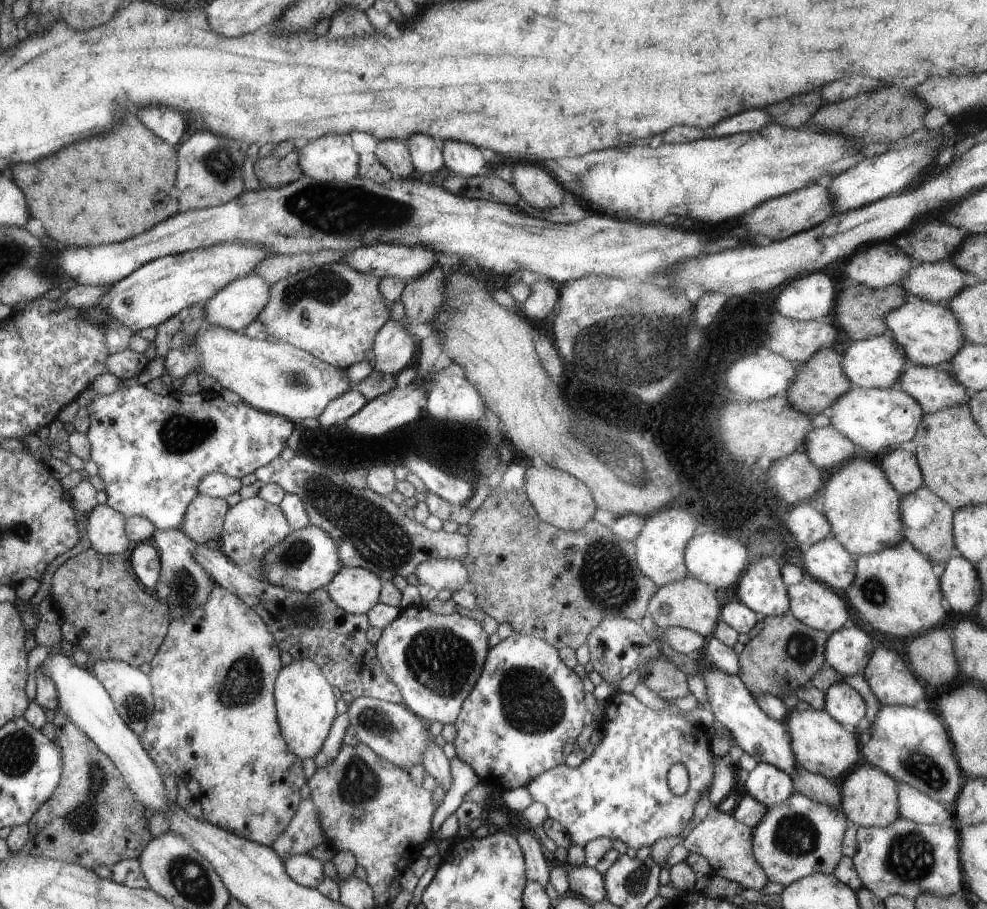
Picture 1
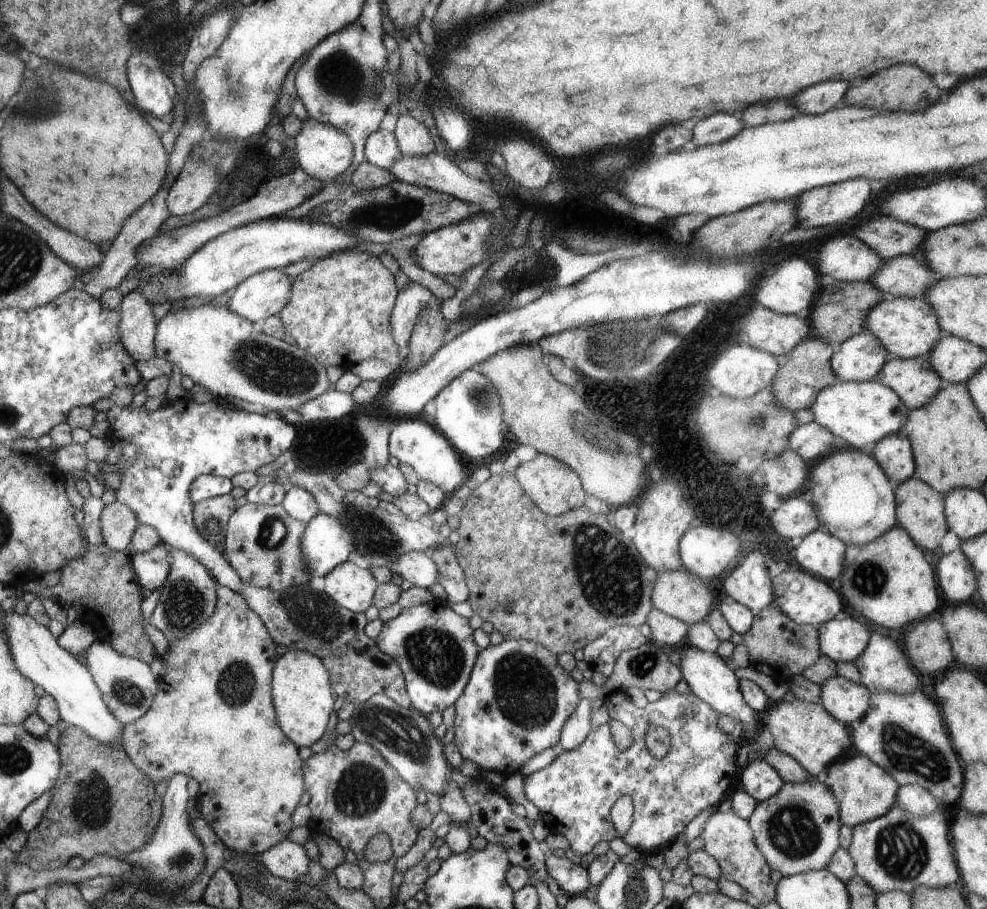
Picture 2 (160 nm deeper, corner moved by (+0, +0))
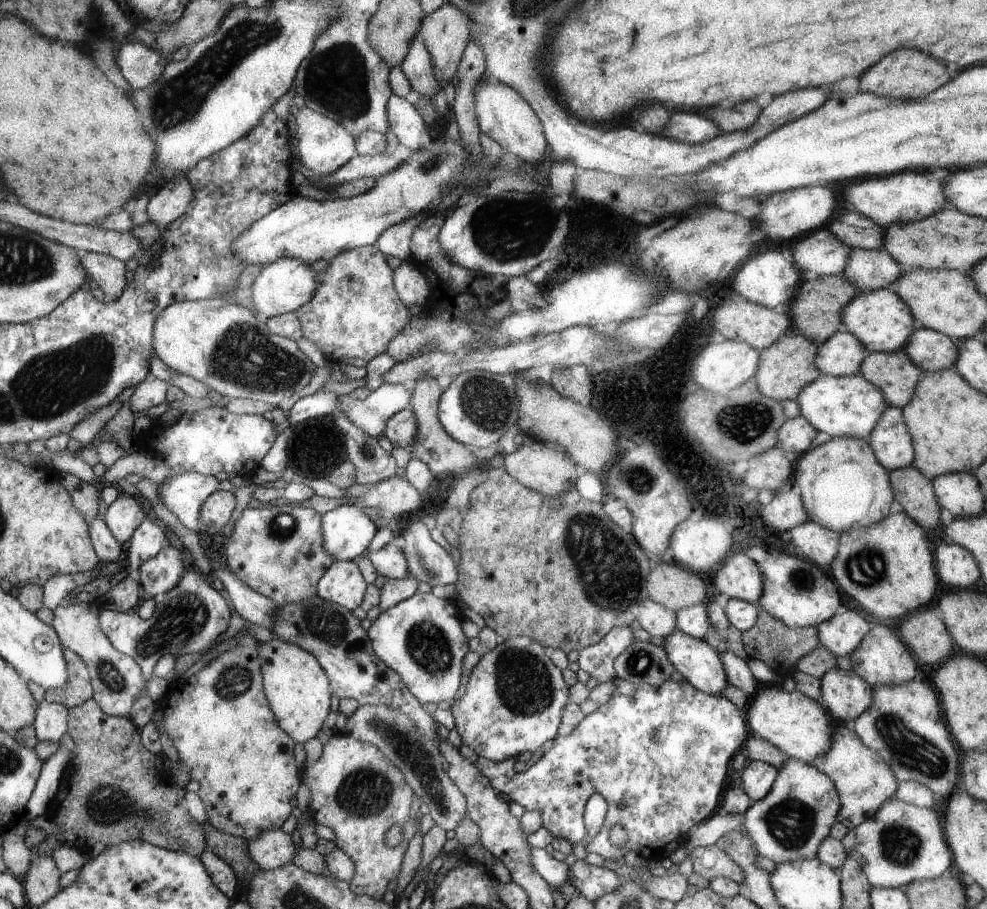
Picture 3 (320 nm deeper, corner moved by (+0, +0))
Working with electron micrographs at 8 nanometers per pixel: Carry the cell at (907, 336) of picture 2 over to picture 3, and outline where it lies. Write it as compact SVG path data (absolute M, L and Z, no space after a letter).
M890 288L862 293L860 297L856 296L852 304L846 304L846 308L842 308L840 318L842 318L844 329L854 334L866 346L866 351L869 353L898 352L899 349L903 351L912 332L918 330L908 304Z

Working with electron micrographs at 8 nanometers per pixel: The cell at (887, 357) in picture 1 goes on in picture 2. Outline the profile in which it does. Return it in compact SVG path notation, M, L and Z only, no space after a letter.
M870 330L848 338L834 349L830 366L839 381L876 381L878 372L890 358L886 348Z

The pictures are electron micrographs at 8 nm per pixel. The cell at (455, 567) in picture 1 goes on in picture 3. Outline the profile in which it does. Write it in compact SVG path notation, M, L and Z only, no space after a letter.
M386 544L378 552L365 552L367 558L374 564L374 569L378 575L388 579L402 579L410 577L408 572L408 562L404 552L394 544Z

